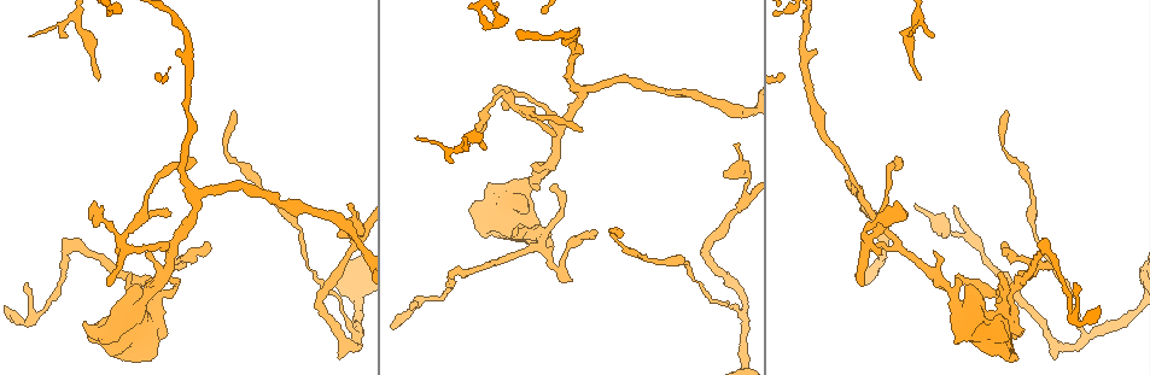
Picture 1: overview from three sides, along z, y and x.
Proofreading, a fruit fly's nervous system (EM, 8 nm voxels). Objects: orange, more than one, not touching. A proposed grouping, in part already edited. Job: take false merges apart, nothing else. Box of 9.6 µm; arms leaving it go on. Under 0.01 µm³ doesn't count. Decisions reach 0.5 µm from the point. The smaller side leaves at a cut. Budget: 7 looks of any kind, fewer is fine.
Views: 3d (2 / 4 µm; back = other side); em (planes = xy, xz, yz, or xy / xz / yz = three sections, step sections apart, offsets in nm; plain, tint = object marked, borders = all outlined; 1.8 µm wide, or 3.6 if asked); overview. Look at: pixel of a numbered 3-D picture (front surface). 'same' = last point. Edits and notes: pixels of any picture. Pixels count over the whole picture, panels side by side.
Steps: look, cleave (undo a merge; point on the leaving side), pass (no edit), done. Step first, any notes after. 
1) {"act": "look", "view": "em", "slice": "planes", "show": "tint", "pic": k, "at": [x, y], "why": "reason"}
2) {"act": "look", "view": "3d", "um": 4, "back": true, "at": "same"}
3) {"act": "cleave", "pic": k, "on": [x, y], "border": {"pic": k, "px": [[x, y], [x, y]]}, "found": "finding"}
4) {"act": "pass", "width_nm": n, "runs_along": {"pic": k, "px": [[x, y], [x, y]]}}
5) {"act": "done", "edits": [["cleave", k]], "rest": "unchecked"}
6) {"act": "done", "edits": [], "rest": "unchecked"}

{"act": "look", "view": "3d", "um": 4, "pic": 1, "at": [76, 246], "why": "abrupt turn"}

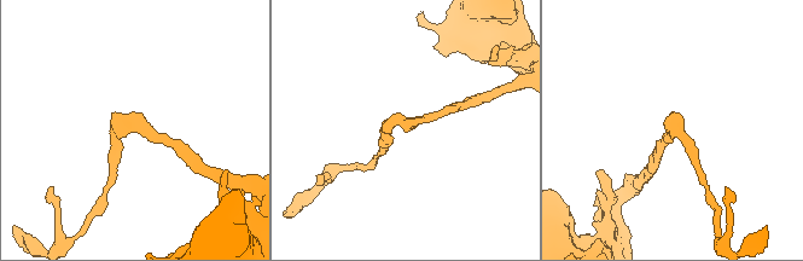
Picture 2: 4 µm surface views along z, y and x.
{"act": "look", "view": "em", "um": 3.6, "slice": "planes", "show": "tint", "pic": 2, "at": [674, 125]}

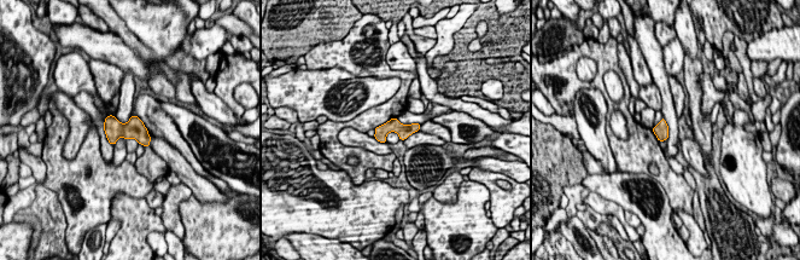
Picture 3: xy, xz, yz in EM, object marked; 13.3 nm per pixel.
{"act": "pass", "width_nm": 190, "runs_along": {"pic": 3, "px": [[416, 127], [385, 128], [378, 136]]}, "found": "all the same neuron"}

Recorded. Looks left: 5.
{"act": "look", "view": "em", "slice": "yz", "step": 8, "show": "plain", "pic": 1, "at": [561, 268], "why": "sharp bend"}

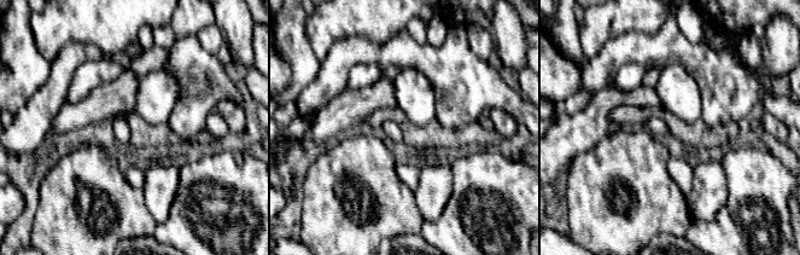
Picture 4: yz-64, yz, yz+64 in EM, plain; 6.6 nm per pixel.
{"act": "look", "view": "em", "slice": "yz", "step": 8, "show": "borders", "at": "same"}

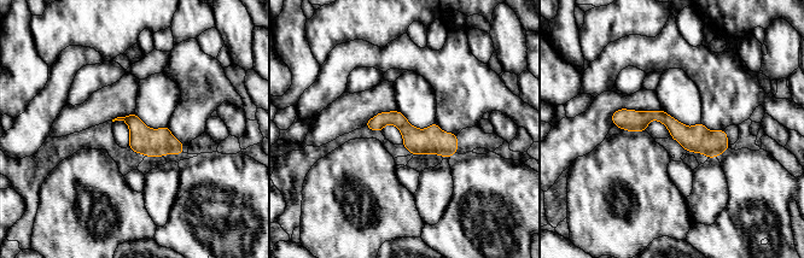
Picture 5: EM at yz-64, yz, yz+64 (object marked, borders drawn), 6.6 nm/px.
{"act": "pass", "found": "all the same neuron"}

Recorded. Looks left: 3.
{"act": "look", "view": "em", "um": 3.6, "slice": "yz", "step": 8, "show": "tint", "pic": 1, "at": [1009, 317], "why": "looks like a crossing"}

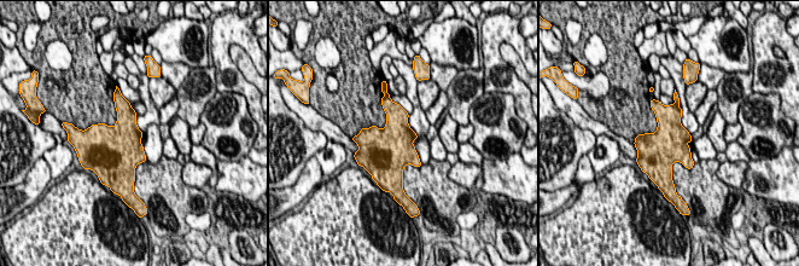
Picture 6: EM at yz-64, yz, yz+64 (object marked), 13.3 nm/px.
{"act": "pass", "found": "continuous, no second neuron"}

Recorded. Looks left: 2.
{"act": "done", "edits": [], "rest": "unchecked"}

